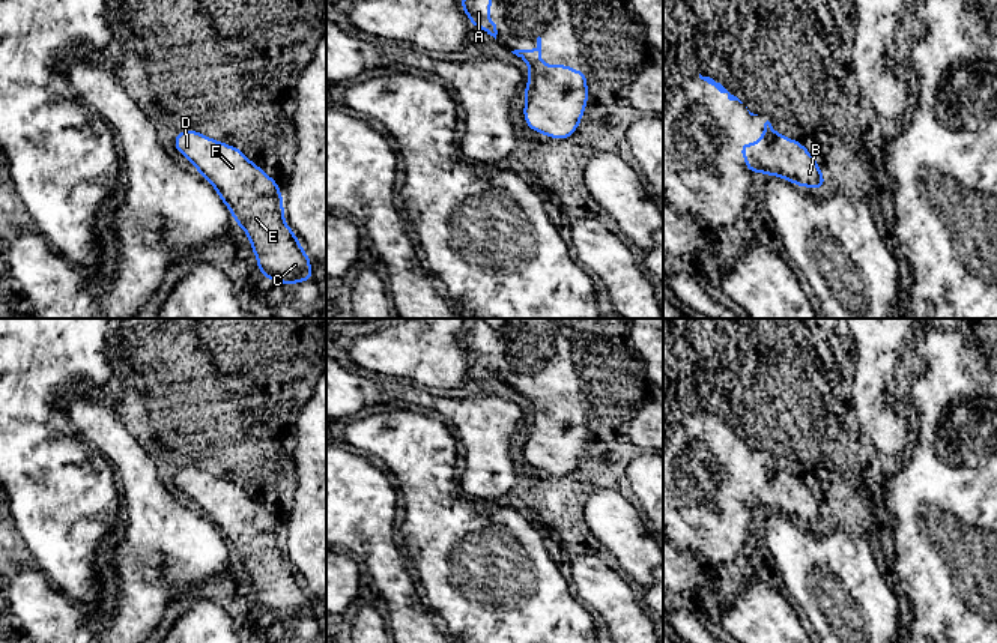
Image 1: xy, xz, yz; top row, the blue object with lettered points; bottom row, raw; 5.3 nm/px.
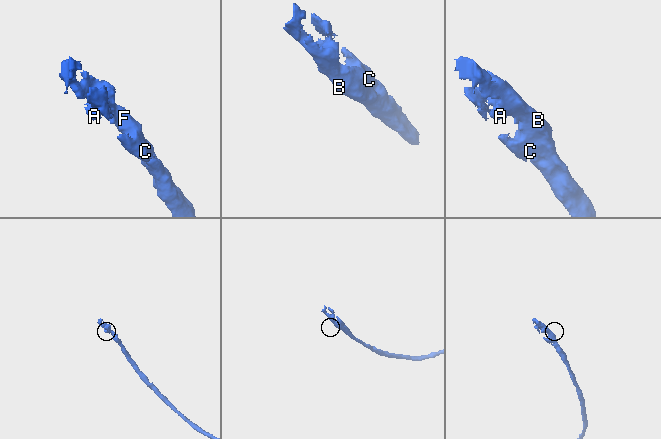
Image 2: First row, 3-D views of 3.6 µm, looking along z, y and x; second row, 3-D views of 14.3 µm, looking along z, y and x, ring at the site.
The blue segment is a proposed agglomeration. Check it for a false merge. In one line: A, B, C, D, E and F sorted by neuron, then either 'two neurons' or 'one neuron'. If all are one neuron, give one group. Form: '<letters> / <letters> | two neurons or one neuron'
A B C D E F | one neuron

